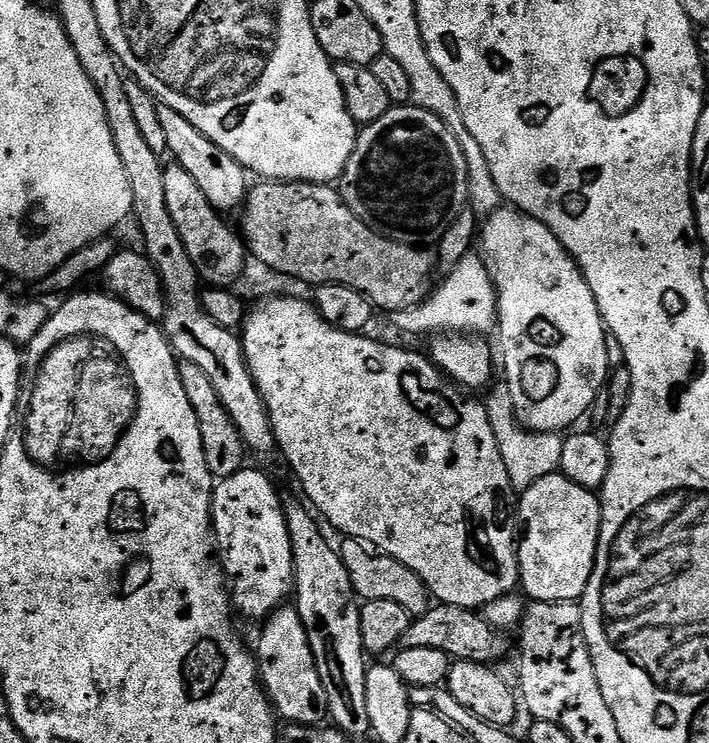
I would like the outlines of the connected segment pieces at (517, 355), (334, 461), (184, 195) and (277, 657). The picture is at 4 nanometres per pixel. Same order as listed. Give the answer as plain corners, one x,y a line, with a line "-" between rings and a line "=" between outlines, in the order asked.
504,206
501,207
499,212
492,213
491,216
487,217
483,221
482,227
478,232
478,252
484,261
484,265
488,268
489,274
492,276
492,283
496,285
496,299
498,301
498,333
500,332
500,348
498,344
498,352
504,355
504,376
503,379
506,381
508,385
508,389
510,390
510,394
512,395
512,405
514,406
514,410
516,411
516,416
520,420
520,423
524,425
525,428
530,429
532,432
558,432
563,433
565,430
571,429
573,426
571,424
576,424
580,419
587,417
592,410
592,403
594,402
594,398
600,392
605,391
608,378
610,375
610,363
608,364
608,355
610,355
610,349
608,347
608,336
606,335
606,329
604,326
604,319
600,317
600,311
598,310
598,302
594,298
594,294
590,290
590,286
586,282
586,278
580,272
580,267
576,265
576,259
571,256
571,254
565,250
562,246
562,242
558,242
558,238
553,234
553,232
547,228
545,224
542,222
538,222
532,216
526,216
523,212
519,210
513,210
511,207
=
271,296
261,299
257,308
247,313
242,325
242,343
244,357
256,388
264,399
272,429
276,435
279,455
284,455
286,463
292,467
302,491
308,495
307,503
317,513
321,512
345,537
363,540
375,551
402,562
427,586
429,593
439,603
450,606
462,606
473,610
487,609
488,605
503,596
515,593
520,583
520,563
518,562
518,508
514,503
514,489
510,474
506,474
506,462
498,450
498,438
490,430
488,409
483,403
471,400
455,383
432,363
427,355
407,352
404,348
395,348
392,344
379,344
371,340
368,334
343,332
335,328
320,316
317,307
292,296
=
172,162
165,167
166,210
170,210
170,218
174,218
174,226
178,226
178,238
182,238
182,246
186,246
186,254
190,254
190,262
194,262
199,279
209,280
212,286
232,286
243,274
246,245
239,235
232,233
225,217
217,212
216,207
202,194
198,182
182,170
182,166
=
281,606
275,613
263,621
260,632
260,645
255,645
254,655
260,669
260,683
268,696
272,707
281,721
288,724
306,724
320,726
329,719
326,686
322,686
322,674
318,674
318,666
314,658
314,650
310,646
310,638
306,634
306,626
295,606

